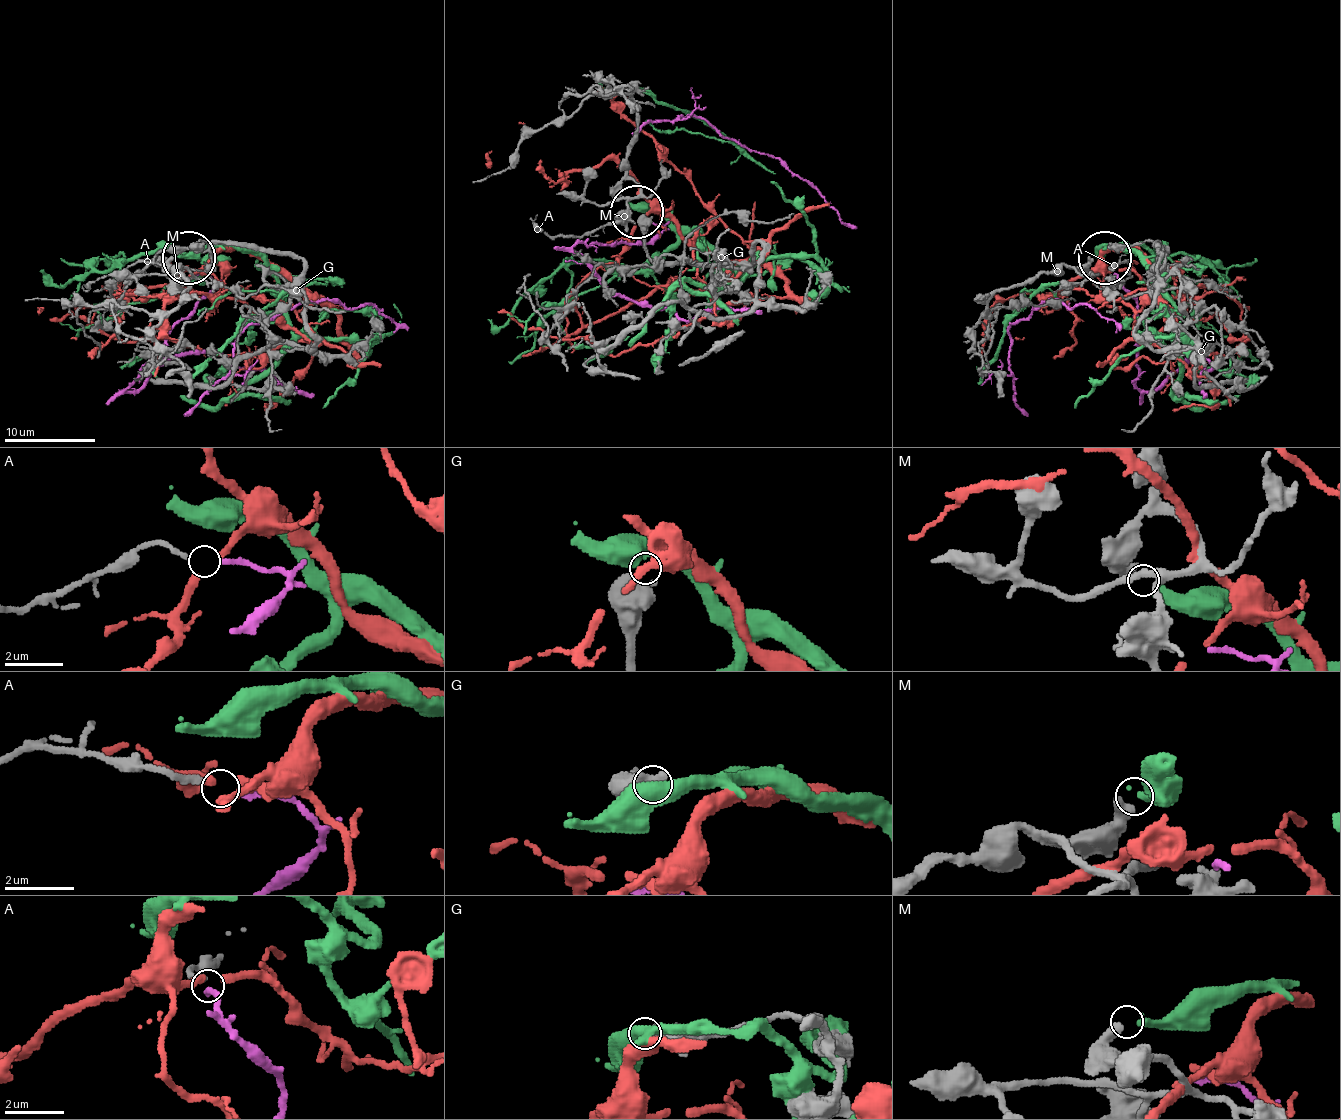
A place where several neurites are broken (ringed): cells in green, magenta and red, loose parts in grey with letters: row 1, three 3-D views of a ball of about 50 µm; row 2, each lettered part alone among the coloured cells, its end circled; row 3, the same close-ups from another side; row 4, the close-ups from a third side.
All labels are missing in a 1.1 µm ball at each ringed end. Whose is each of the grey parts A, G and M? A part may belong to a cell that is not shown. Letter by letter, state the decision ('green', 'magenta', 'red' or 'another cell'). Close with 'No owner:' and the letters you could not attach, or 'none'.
A: magenta
G: another cell
M: green
No owner: G

